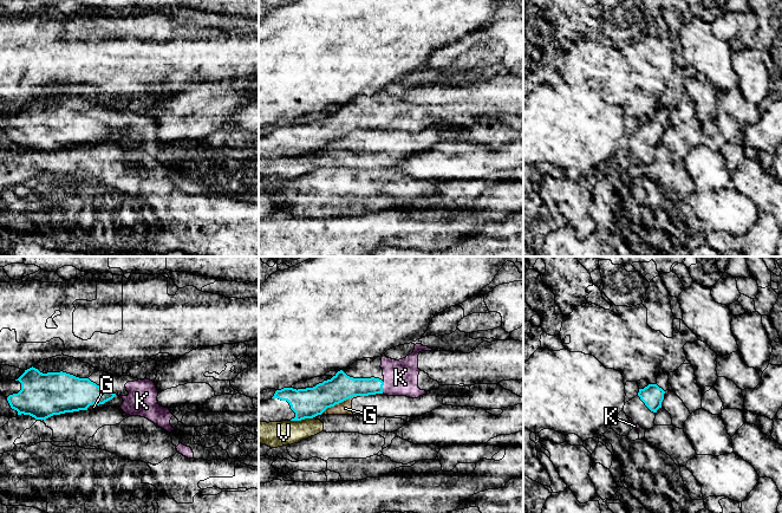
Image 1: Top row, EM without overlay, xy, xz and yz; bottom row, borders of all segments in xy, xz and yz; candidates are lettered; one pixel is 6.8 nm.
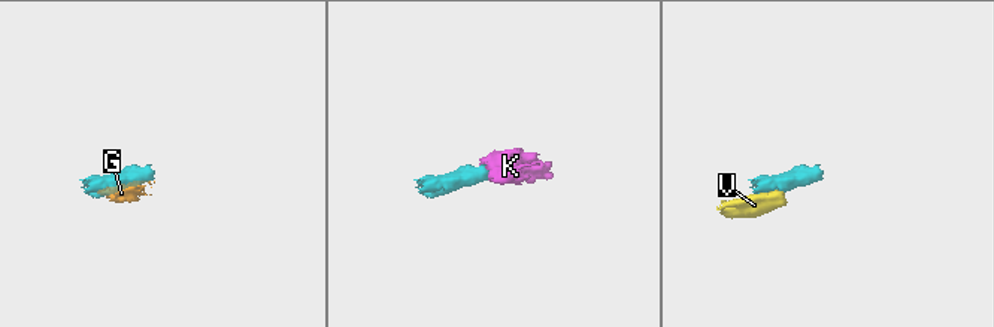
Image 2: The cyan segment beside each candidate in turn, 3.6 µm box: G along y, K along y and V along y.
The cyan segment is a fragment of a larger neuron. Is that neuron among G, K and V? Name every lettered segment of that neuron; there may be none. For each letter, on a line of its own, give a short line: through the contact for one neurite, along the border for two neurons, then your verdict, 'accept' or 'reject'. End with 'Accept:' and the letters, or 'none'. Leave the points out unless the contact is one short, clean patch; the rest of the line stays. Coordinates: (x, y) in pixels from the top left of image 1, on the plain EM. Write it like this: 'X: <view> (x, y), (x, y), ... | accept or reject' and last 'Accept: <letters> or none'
G: xz (359, 130), (327, 142), (320, 149) | reject
K: xz (345, 122), (382, 123), (391, 122), (401, 112) | accept
V: xz (312, 153), (291, 156) | reject
Accept: K

